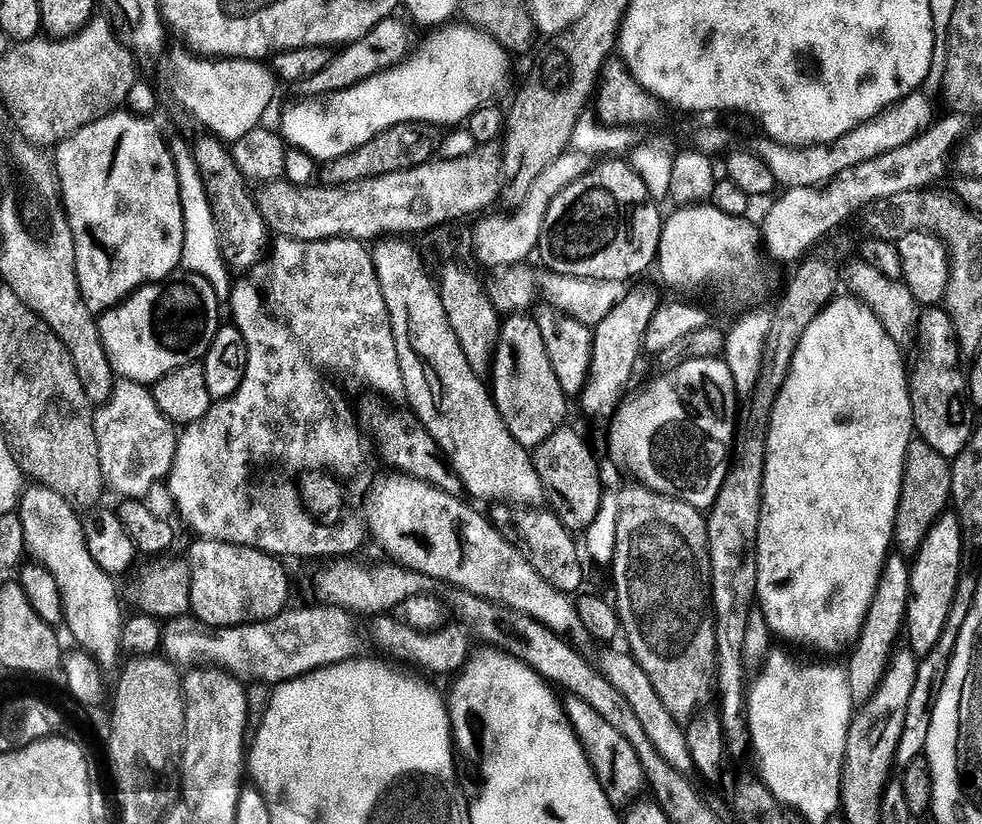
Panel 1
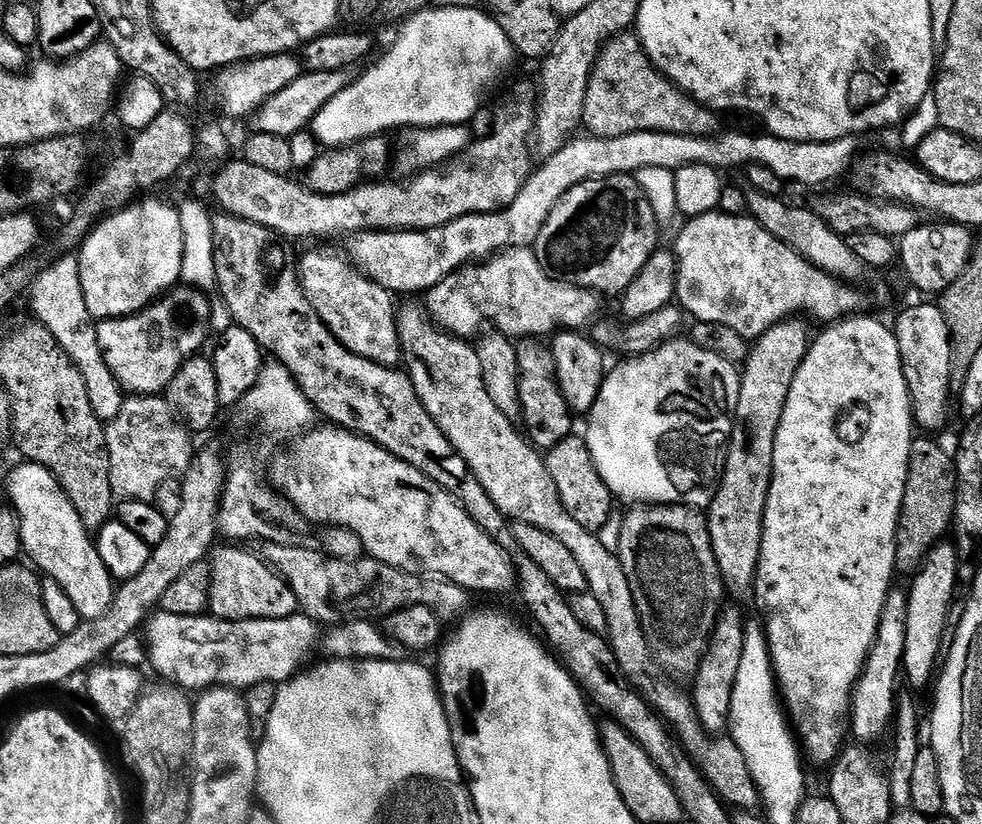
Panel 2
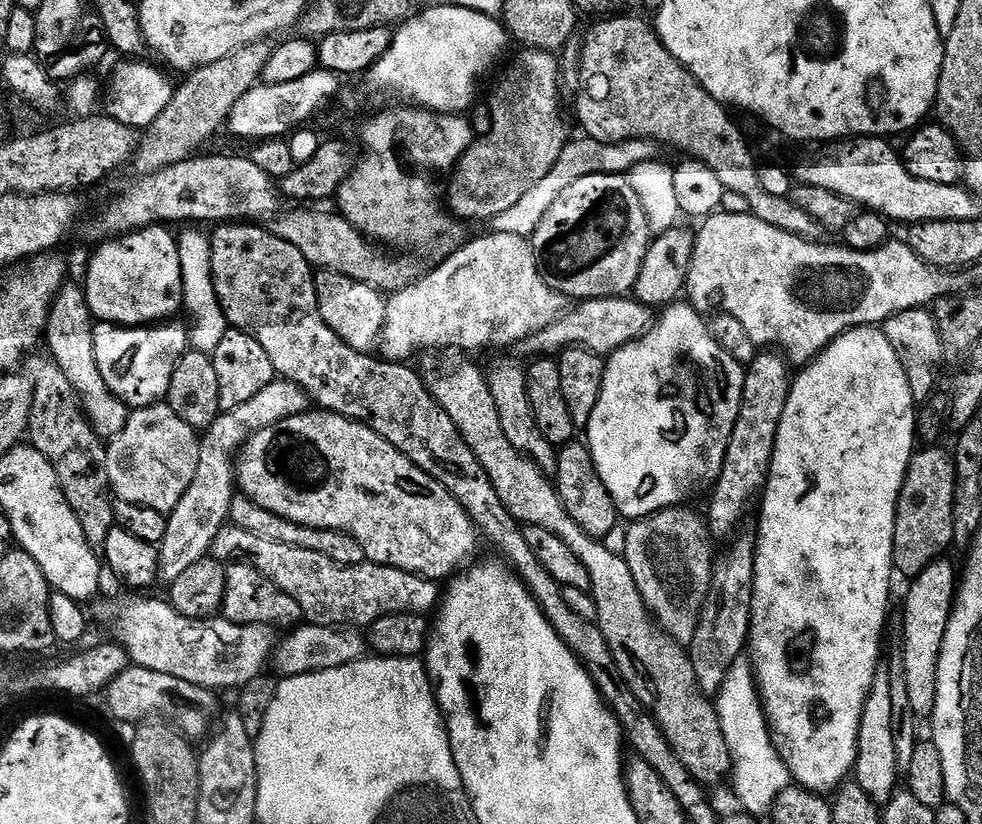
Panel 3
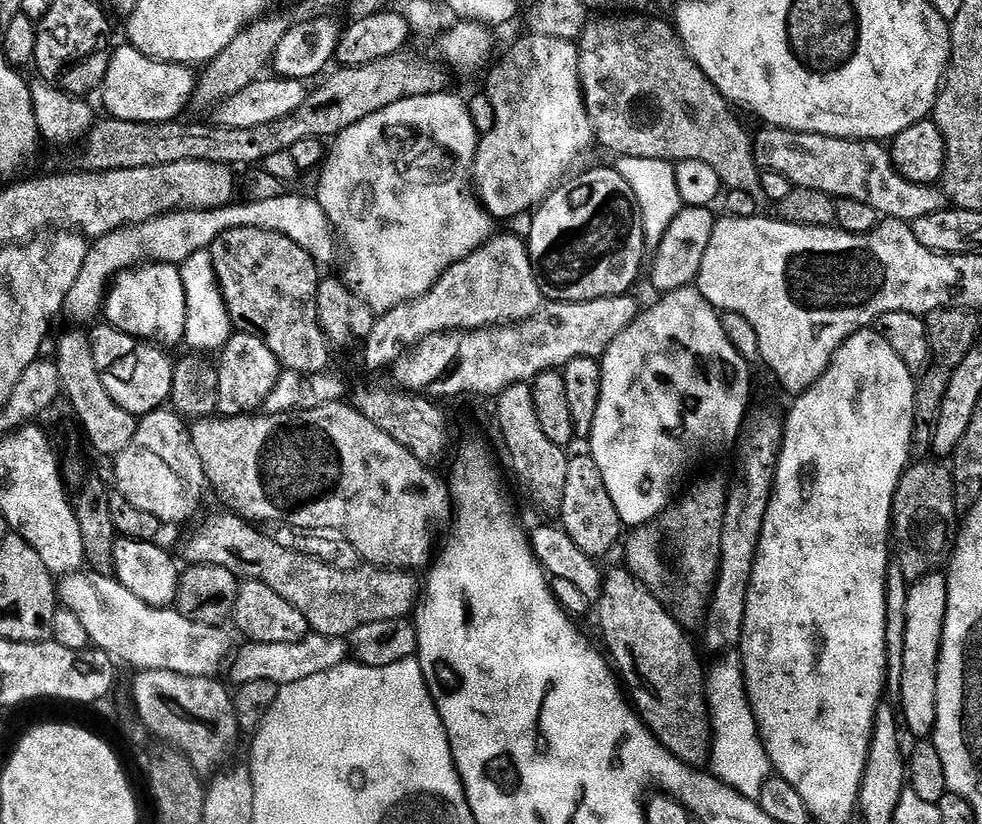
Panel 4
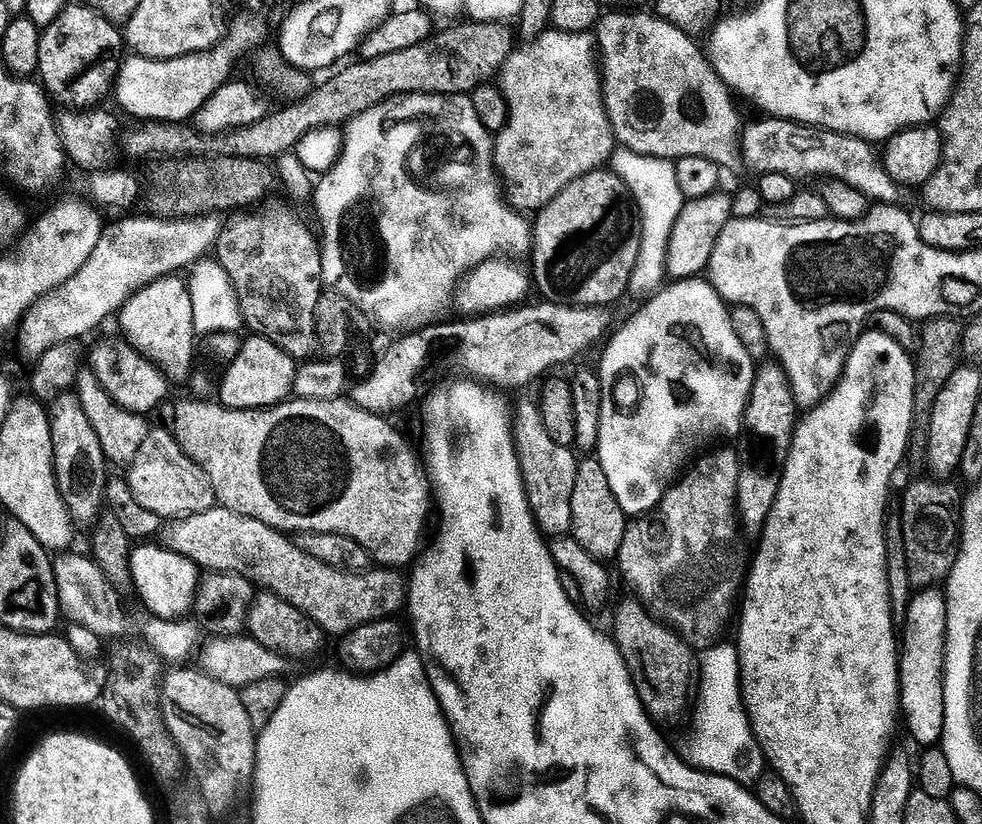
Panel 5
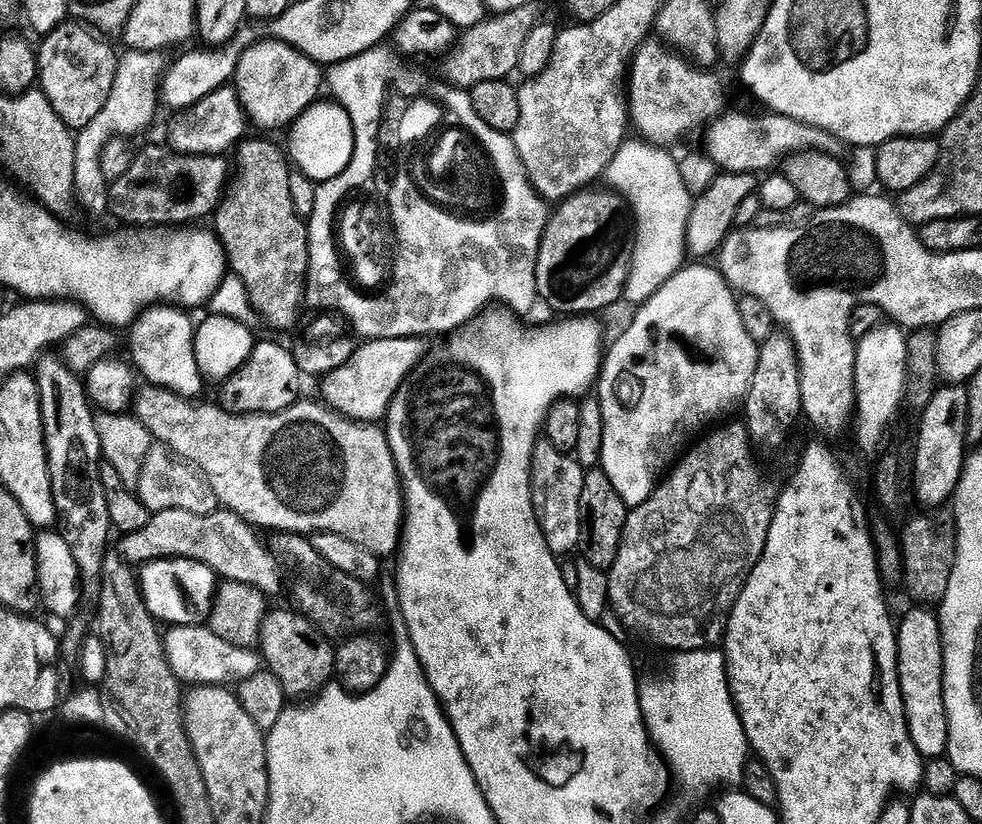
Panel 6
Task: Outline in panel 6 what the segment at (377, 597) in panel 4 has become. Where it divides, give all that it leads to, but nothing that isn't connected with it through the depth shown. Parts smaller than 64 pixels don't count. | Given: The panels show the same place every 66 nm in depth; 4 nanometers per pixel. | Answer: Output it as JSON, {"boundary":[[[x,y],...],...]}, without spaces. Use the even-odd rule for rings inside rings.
{"boundary":[[[166,510],[153,513],[142,530],[134,531],[136,542],[140,542],[142,554],[128,562],[133,566],[143,566],[150,561],[169,560],[178,557],[204,563],[225,581],[242,582],[254,586],[265,597],[273,598],[280,592],[282,565],[276,559],[271,547],[260,541],[261,533],[242,517],[227,510],[217,510],[199,516],[189,511]],[[260,535],[260,536],[259,536]],[[154,542],[154,550],[152,544]]]}

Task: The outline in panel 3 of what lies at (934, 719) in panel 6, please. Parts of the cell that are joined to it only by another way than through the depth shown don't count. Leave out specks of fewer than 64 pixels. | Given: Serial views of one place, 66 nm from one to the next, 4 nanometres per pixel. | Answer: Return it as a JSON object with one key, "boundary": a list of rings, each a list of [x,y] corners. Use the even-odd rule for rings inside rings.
{"boundary":[[[941,558],[926,566],[911,584],[912,589],[904,600],[904,630],[902,629],[906,683],[910,704],[917,717],[928,718],[936,704],[936,667],[958,591],[958,572],[952,569],[948,558]]]}

